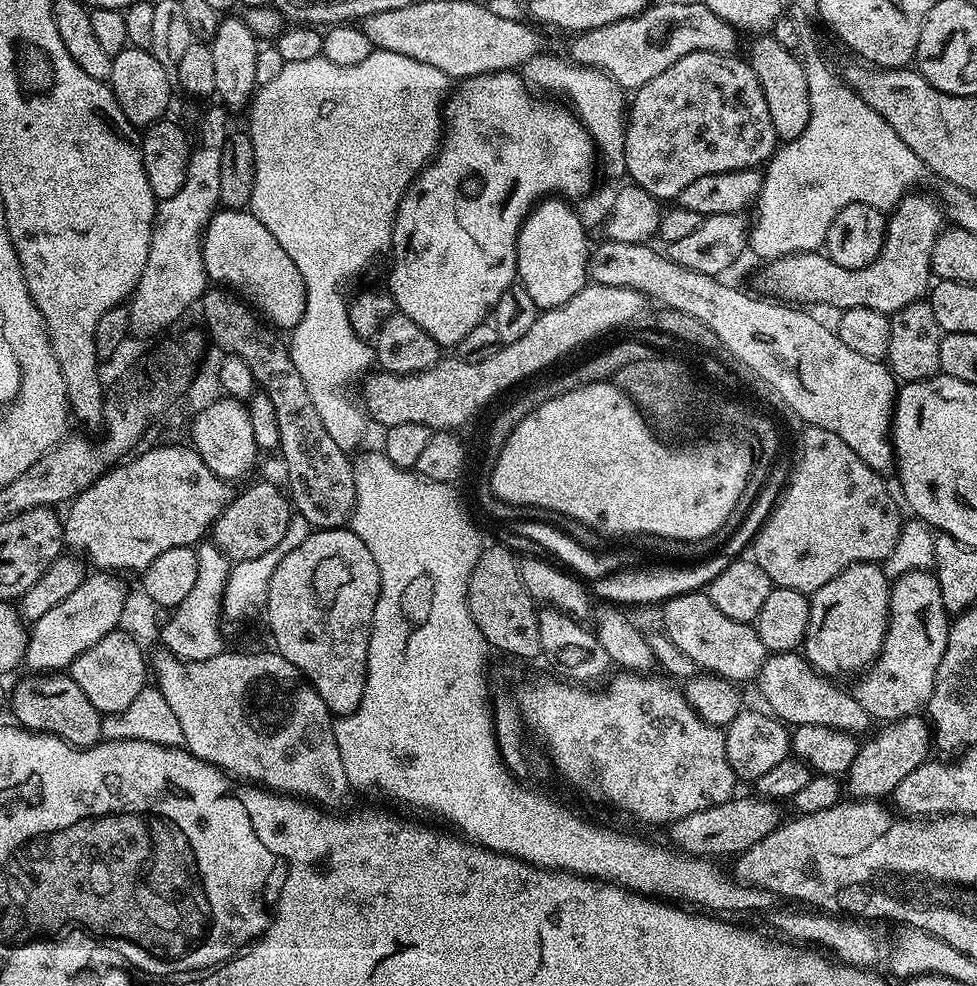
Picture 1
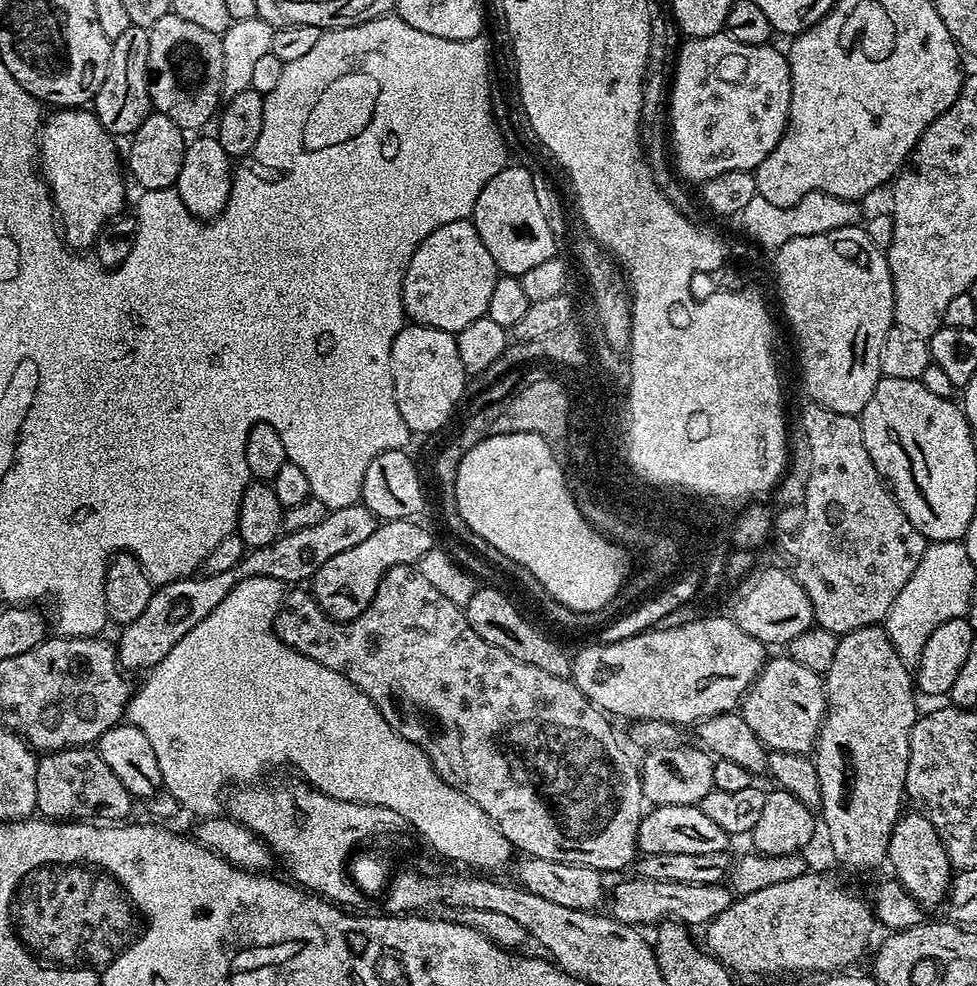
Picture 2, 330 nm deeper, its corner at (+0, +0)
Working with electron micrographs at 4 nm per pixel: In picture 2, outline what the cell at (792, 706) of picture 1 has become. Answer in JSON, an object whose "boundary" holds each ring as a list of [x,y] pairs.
{"boundary":[[[905,811],[897,820],[888,843],[887,863],[892,863],[895,879],[916,899],[917,904],[940,905],[947,899],[954,869],[948,851],[938,838],[937,831],[923,811]]]}

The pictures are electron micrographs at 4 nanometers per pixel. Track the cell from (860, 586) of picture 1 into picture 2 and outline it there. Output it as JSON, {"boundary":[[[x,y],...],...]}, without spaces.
{"boundary":[[[871,624],[853,632],[847,632],[845,636],[840,637],[838,650],[834,653],[834,663],[830,665],[830,670],[823,677],[826,707],[824,710],[824,721],[820,724],[820,733],[816,735],[816,746],[814,749],[814,759],[818,770],[818,786],[820,787],[819,811],[822,813],[823,831],[824,828],[828,831],[828,844],[832,847],[832,852],[836,855],[837,862],[845,864],[848,868],[876,868],[880,863],[882,865],[885,863],[892,831],[897,820],[902,815],[902,809],[905,807],[905,805],[903,806],[904,800],[906,801],[904,787],[906,786],[906,770],[910,762],[910,734],[918,719],[914,676],[910,668],[908,672],[908,668],[909,665],[900,657],[898,650],[894,650],[887,631],[883,627]]]}

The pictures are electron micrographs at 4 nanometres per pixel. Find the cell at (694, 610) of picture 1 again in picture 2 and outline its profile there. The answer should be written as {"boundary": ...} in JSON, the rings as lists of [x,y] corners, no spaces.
{"boundary":[[[787,654],[767,661],[752,687],[744,693],[738,709],[746,726],[758,734],[765,749],[773,752],[798,752],[808,754],[815,749],[816,735],[824,721],[826,693],[821,673],[798,666]]]}

